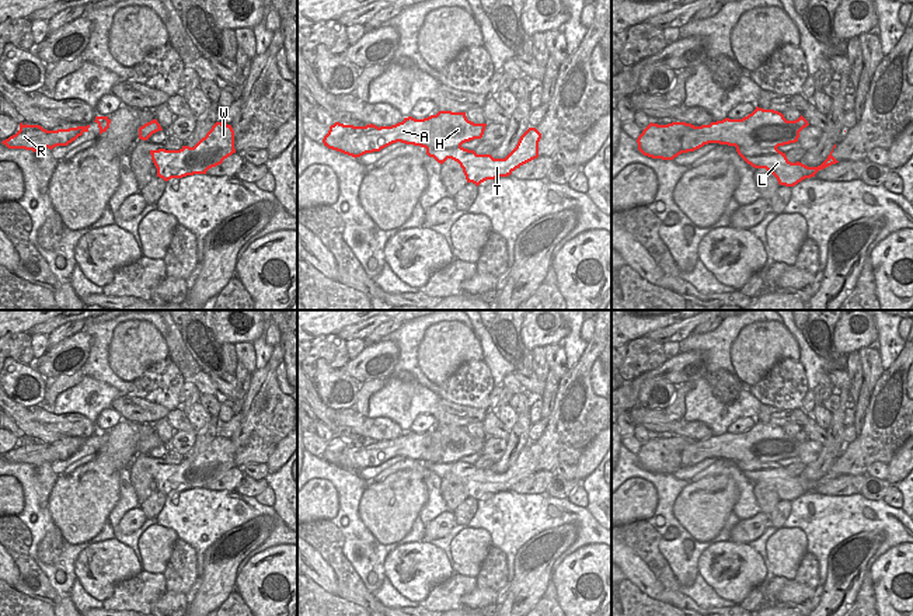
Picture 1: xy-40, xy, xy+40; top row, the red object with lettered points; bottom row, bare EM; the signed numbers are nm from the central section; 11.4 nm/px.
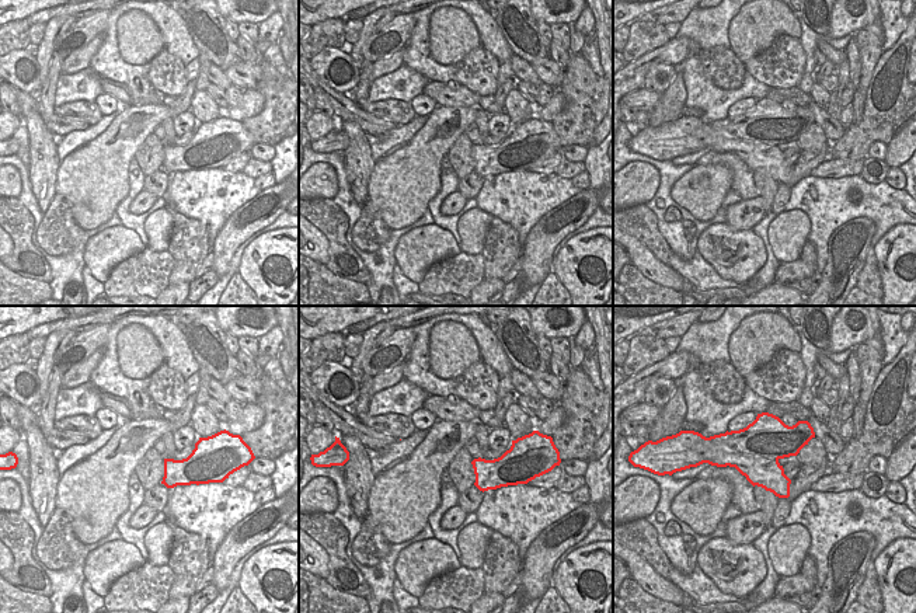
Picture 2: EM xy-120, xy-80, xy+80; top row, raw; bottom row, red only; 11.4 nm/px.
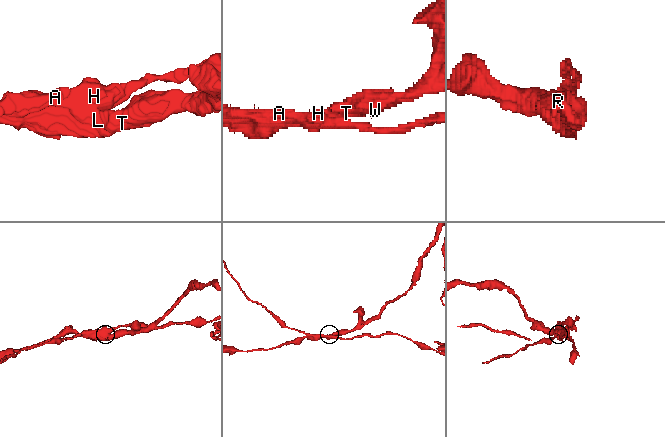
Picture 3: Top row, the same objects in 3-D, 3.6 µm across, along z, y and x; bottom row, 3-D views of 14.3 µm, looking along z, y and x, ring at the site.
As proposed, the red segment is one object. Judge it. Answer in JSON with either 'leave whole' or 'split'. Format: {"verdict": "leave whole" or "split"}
{"verdict": "split"}

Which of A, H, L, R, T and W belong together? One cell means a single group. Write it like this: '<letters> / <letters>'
A H R / L T W

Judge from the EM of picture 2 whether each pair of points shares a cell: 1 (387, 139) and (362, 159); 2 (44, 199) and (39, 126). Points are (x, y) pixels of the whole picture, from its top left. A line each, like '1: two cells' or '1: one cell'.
1: two cells
2: one cell

